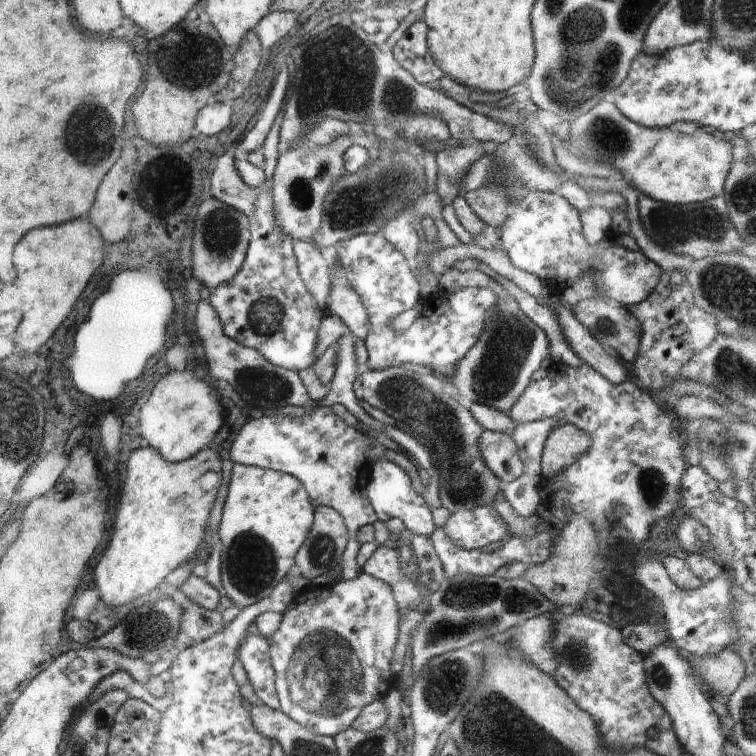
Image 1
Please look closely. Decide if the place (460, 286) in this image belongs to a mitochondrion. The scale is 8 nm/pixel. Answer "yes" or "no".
no

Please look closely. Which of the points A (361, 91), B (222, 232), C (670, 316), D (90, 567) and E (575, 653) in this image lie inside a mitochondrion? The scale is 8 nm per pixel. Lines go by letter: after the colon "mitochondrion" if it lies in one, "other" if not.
A: mitochondrion
B: mitochondrion
C: other
D: other
E: mitochondrion

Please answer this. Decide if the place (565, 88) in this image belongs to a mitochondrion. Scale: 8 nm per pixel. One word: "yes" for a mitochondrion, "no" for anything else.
yes

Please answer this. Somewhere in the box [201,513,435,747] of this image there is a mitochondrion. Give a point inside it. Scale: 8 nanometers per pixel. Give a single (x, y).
(324, 677)

